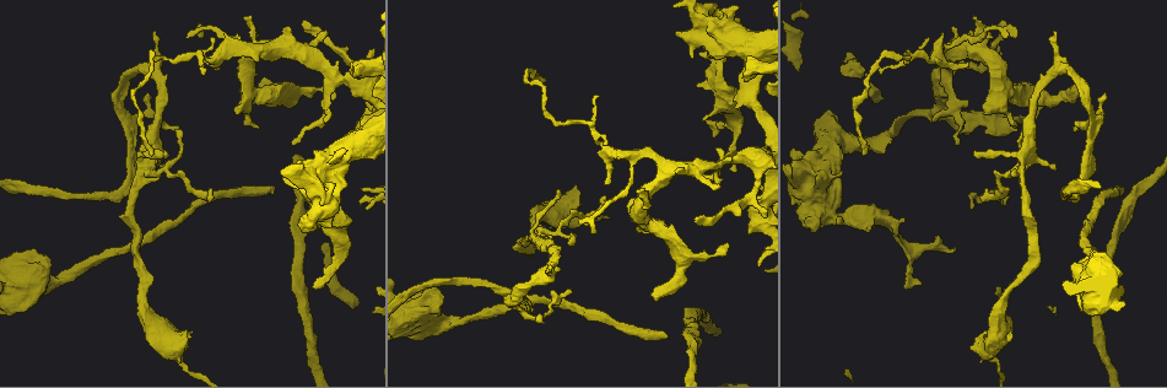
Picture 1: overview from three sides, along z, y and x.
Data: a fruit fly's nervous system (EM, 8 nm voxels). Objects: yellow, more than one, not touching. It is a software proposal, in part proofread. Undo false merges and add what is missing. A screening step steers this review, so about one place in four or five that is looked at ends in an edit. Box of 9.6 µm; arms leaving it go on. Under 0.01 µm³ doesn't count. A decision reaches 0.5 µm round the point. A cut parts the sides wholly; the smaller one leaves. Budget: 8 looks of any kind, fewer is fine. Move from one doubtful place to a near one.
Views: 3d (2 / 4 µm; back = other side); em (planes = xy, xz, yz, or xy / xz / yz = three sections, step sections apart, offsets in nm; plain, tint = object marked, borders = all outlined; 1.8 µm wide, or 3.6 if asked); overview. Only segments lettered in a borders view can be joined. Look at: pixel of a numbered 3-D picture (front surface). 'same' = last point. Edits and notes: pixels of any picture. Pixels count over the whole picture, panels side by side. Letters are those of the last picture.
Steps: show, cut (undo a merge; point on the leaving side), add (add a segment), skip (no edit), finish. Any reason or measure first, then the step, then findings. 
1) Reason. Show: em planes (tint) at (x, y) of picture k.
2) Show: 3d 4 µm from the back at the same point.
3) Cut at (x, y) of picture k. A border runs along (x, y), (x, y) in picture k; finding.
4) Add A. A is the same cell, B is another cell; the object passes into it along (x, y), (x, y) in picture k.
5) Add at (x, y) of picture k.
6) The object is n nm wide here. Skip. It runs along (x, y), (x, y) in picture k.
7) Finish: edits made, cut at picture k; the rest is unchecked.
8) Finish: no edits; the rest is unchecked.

Tapers out. Show: em xy step 4 (tint) at (604, 197) of picture 1.

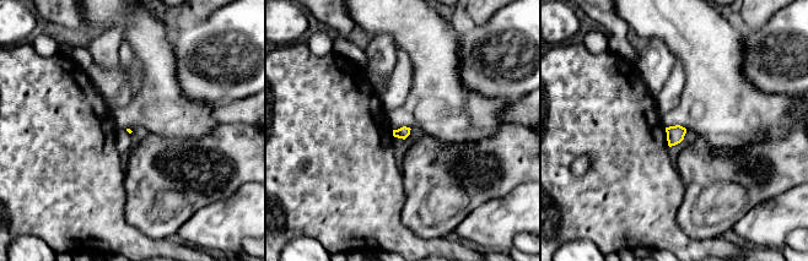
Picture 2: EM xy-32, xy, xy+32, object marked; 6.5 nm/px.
Show: em xy step 4 (borders) at the same point.

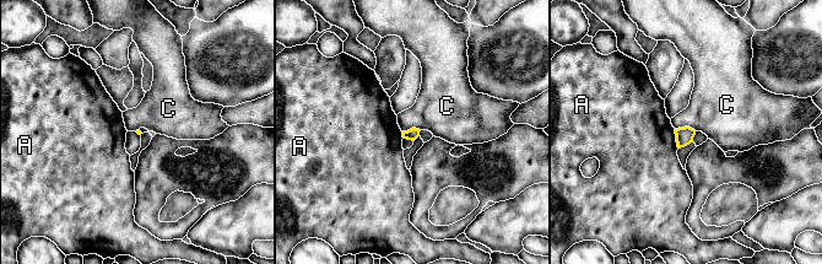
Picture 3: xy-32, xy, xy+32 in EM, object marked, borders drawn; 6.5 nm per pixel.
The longest contact is with C, 140 nm. Skip. A and C are other cells; a border runs along (675, 128), (691, 127), (696, 130) in picture 3; no lettered segment goes on from it.

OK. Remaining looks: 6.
Small branch off a trunk. Show: em xz step 16 (tint) at (141, 179) of picture 1.

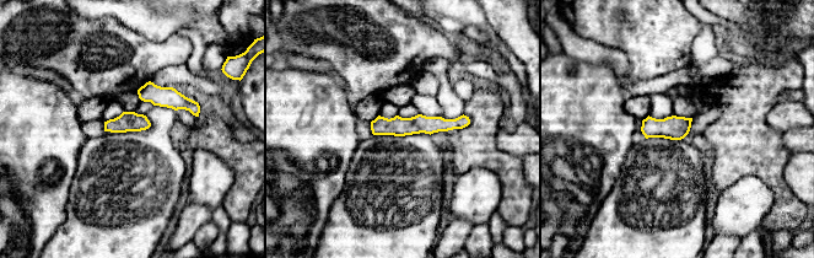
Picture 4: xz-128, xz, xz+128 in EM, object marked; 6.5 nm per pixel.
Show: em planes (borders) at the same point.

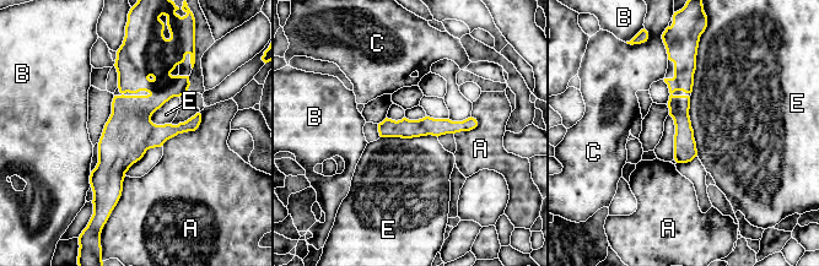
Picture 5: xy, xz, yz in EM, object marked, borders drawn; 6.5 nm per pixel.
The longest contact is with E, 380 nm. Skip. A, B, C and E are other cells; it runs along (129, 56), (113, 200) in picture 5; continuous, no second neuron.

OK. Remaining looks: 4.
Sudden change in width. Show: em 3.6 µm planes (borders) at (438, 324) of picture 1.

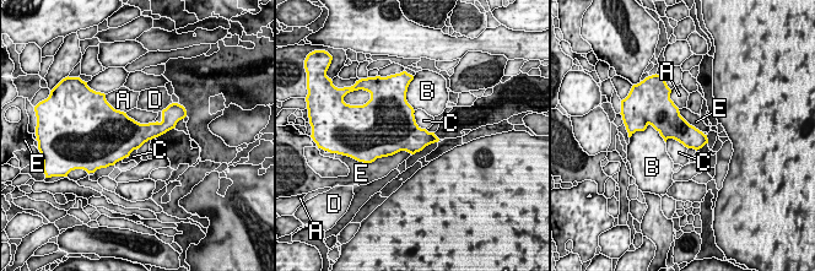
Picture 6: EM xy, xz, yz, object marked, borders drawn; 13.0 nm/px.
The longest contact is with E, 460 nm. Skip. A, B, C, D and E are other cells; a border runs along (414, 110), (416, 123), (426, 130) in picture 6; all the same neuron.

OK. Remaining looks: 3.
Branch stops here. Show: em planes (borders) at (665, 336) of picture 1.

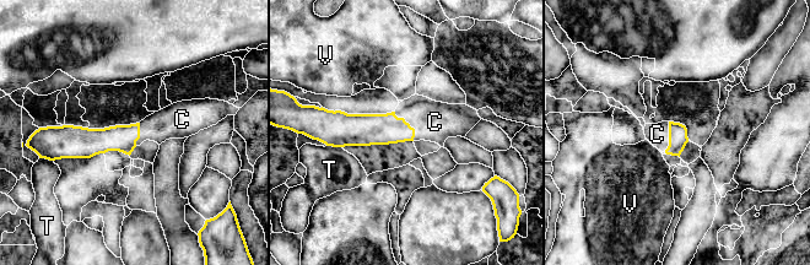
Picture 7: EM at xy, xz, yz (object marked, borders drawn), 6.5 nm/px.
Add C. C is the same cell, T and V are other cells; the object passes into it along (372, 129), (409, 124), (435, 122) in picture 7; the neuron continues.

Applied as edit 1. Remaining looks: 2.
Finish: edits made, add at picture 7; the rest is unchecked.

